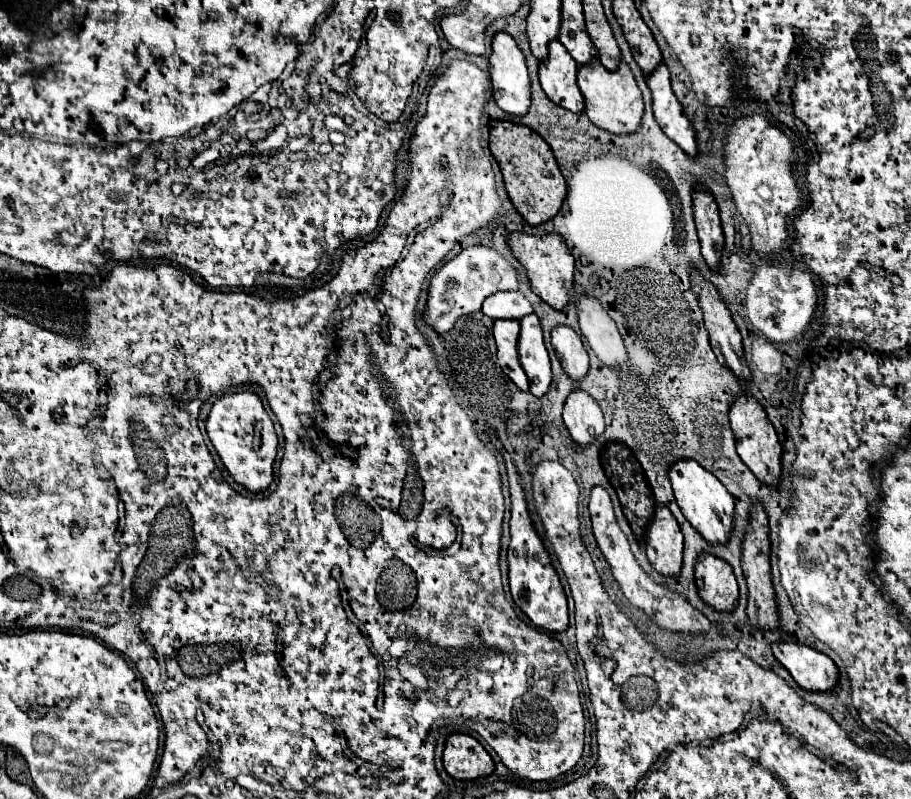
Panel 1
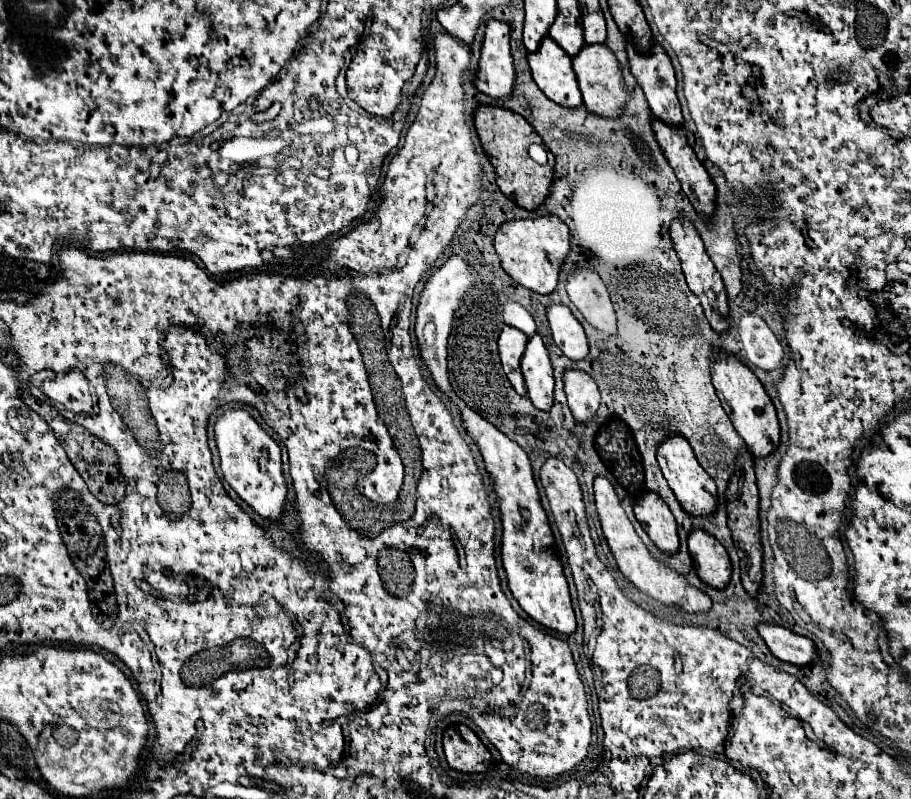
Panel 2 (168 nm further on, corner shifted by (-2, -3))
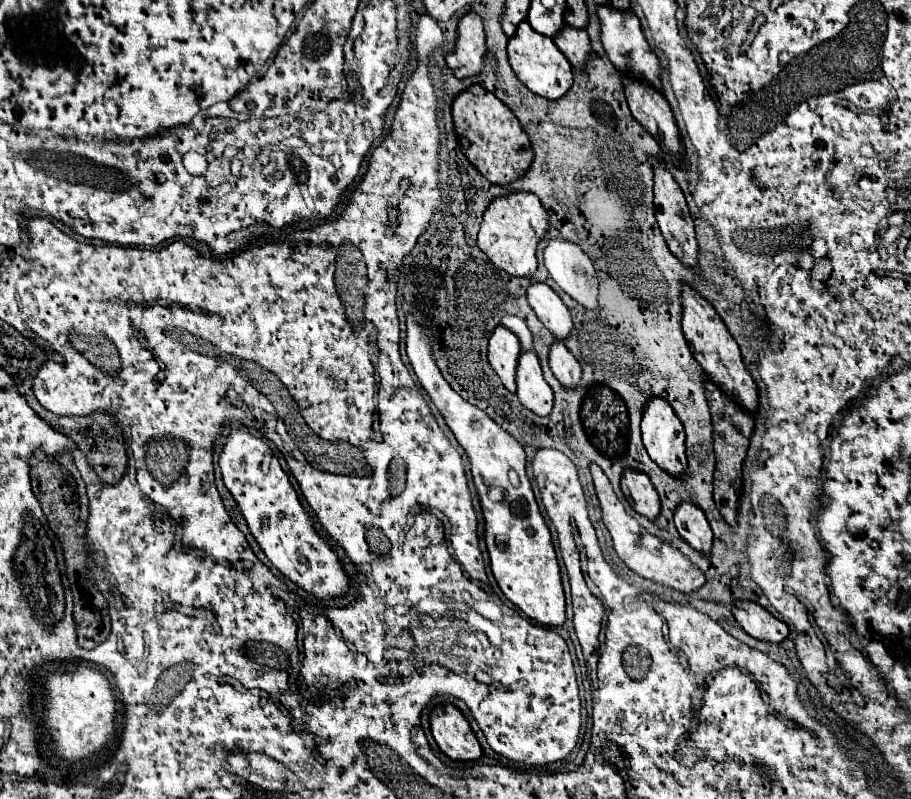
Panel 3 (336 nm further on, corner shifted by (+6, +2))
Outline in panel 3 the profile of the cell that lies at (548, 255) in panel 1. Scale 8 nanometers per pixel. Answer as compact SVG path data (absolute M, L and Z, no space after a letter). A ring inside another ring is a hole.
M513 192L507 196L497 196L483 212L483 222L479 230L479 248L489 256L489 260L509 272L511 276L531 276L537 270L535 248L547 230L547 212L543 210L539 198L531 192Z

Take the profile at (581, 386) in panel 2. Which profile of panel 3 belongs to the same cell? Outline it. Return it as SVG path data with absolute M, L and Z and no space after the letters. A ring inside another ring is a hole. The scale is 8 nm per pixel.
M553 342L549 348L549 366L555 378L565 386L573 388L581 380L581 366L577 358L565 348L563 342Z

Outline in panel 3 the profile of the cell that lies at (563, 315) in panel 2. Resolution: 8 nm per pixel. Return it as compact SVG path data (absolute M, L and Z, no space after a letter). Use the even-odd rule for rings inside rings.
M533 282L527 288L527 300L539 320L555 334L555 338L565 340L573 328L573 320L555 290L543 282Z

